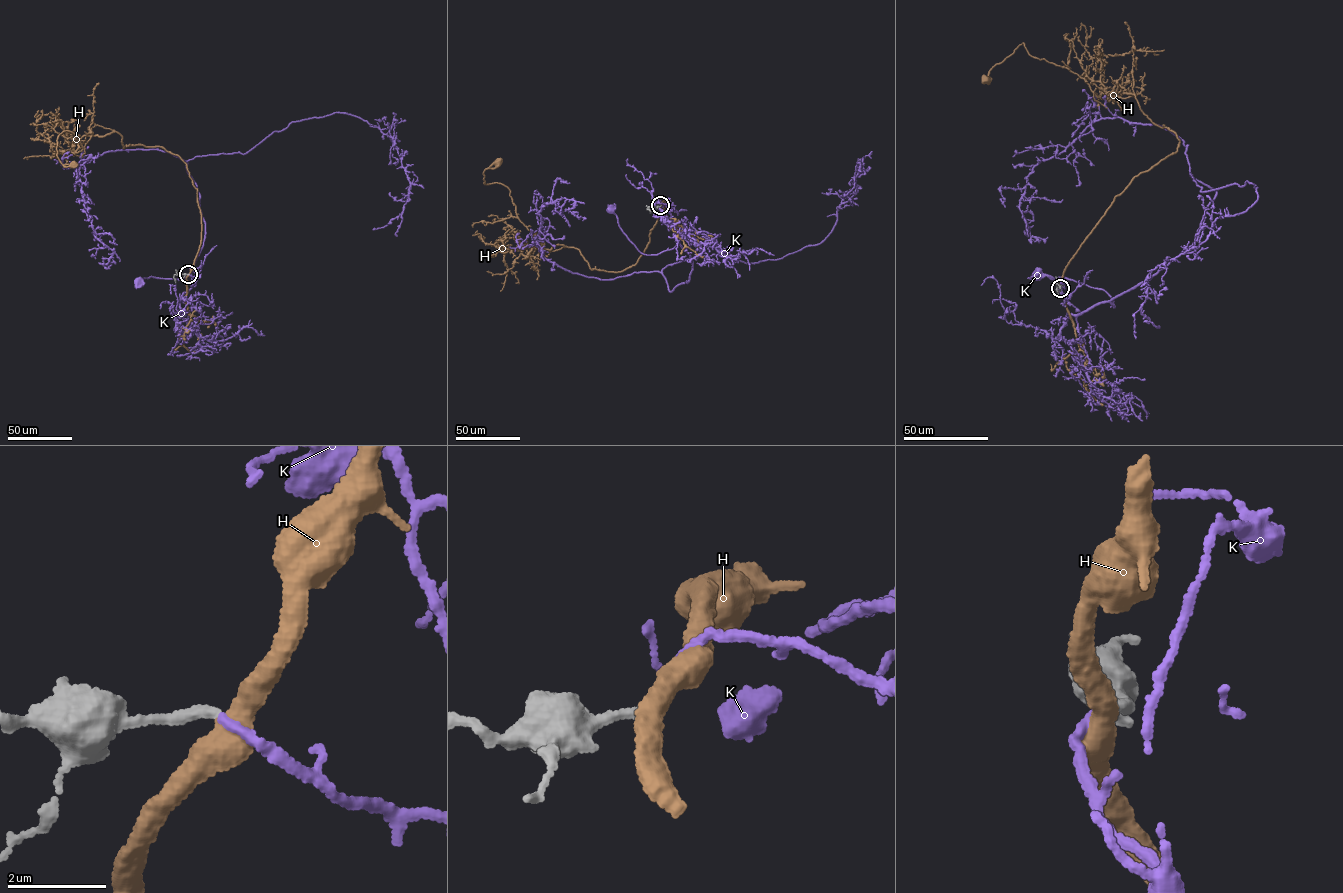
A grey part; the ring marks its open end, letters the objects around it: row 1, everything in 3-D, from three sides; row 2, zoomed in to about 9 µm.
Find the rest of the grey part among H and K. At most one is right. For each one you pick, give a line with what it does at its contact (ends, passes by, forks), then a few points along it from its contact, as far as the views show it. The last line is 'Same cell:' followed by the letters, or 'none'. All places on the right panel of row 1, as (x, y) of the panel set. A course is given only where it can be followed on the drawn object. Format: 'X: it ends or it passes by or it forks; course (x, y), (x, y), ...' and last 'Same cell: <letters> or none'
K: it ends; course (1060, 288), (1064, 298), (1080, 312), (1108, 301), (1114, 307), (1113, 301), (1102, 289), (1062, 277), (1037, 275)
Same cell: K

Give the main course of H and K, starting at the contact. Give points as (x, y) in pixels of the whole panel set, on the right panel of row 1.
H: (1060, 288), (1114, 198), (1180, 141), (1117, 83), (1097, 97), (1023, 42), (985, 80)
K: (1060, 288), (1064, 298), (1080, 312), (1108, 301), (1114, 307), (1113, 301), (1102, 289), (1062, 277), (1037, 275)

